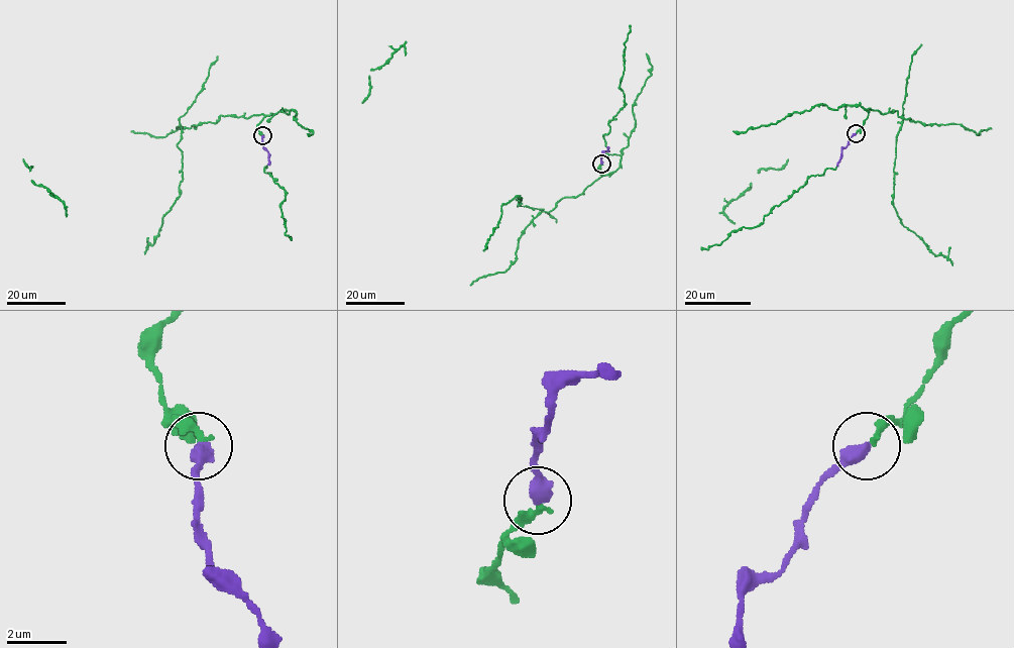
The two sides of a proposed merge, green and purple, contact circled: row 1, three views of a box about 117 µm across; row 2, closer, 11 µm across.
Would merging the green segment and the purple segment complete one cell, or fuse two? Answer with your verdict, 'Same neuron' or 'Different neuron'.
Same neuron

